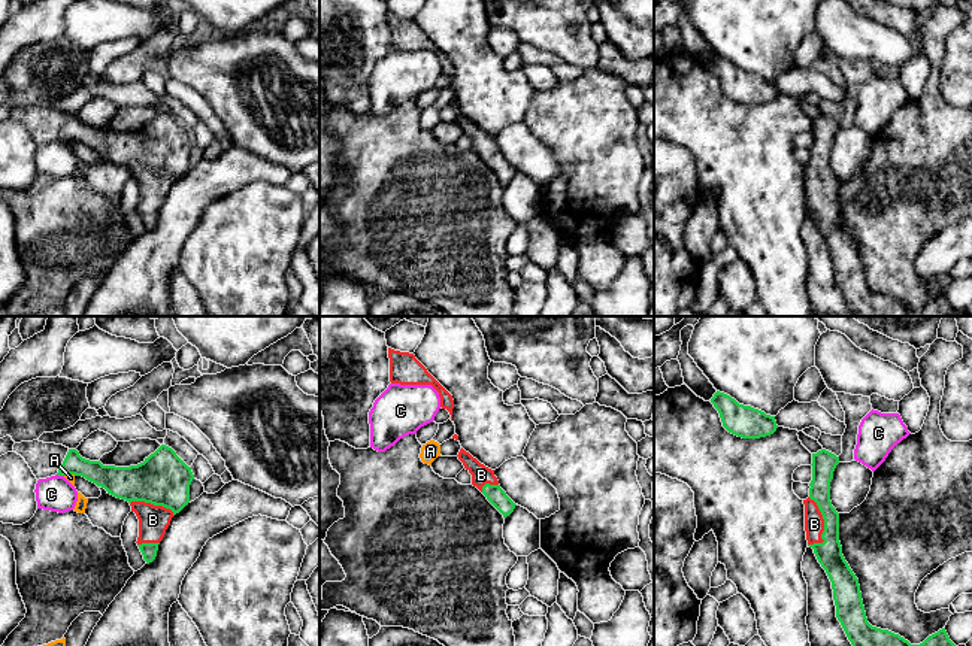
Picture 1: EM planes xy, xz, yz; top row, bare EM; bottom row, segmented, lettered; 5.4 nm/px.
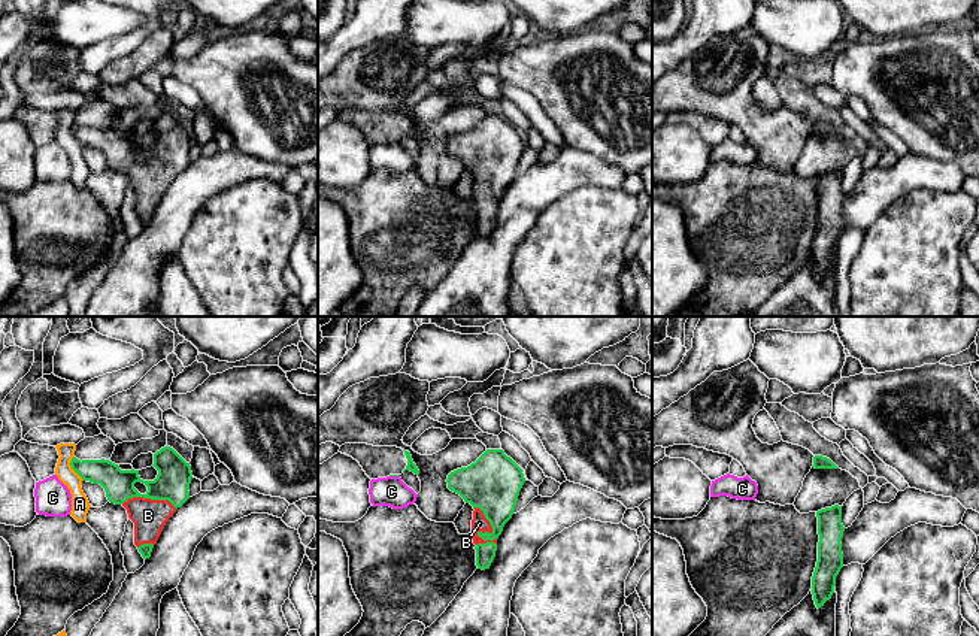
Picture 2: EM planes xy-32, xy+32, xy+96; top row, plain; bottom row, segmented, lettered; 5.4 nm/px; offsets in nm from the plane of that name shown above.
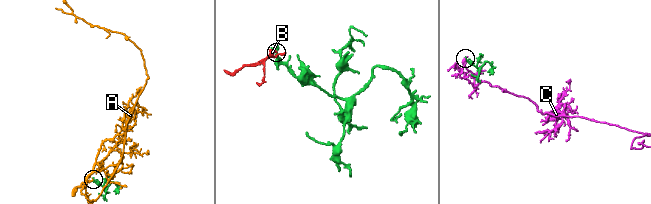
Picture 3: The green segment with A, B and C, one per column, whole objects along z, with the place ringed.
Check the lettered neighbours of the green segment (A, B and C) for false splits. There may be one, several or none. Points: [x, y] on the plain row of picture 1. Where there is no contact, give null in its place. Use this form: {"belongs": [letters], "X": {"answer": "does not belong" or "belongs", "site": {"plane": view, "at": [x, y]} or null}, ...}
{"belongs": ["B"], "A": {"answer": "does not belong", "site": {"plane": "xy", "at": [69, 139]}}, "B": {"answer": "belongs", "site": {"plane": "yz", "at": [823, 184]}}, "C": {"answer": "does not belong", "site": {"plane": "xy", "at": [60, 140]}}}

